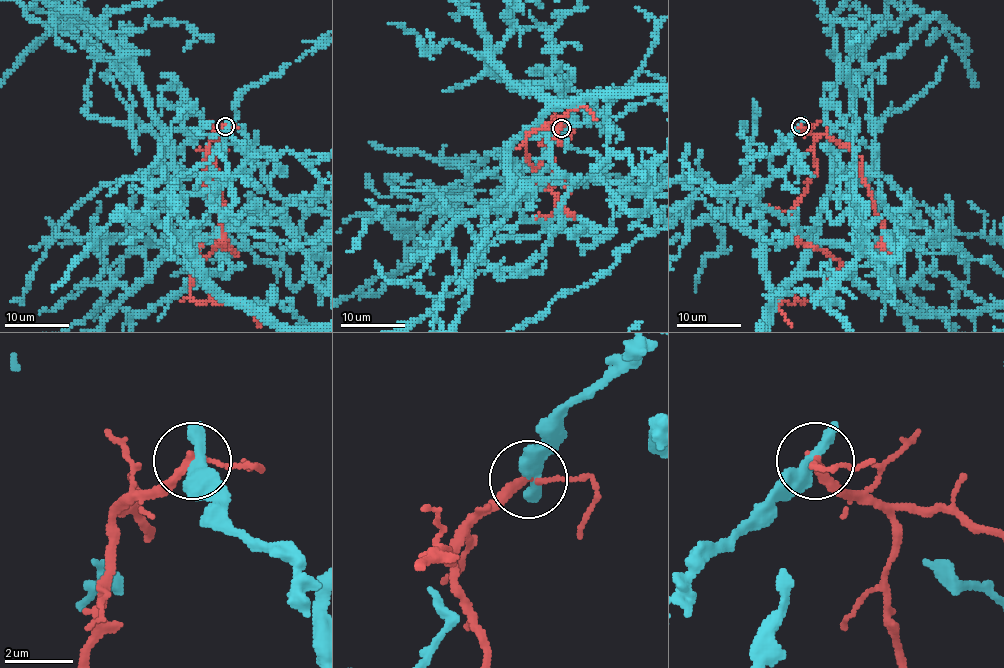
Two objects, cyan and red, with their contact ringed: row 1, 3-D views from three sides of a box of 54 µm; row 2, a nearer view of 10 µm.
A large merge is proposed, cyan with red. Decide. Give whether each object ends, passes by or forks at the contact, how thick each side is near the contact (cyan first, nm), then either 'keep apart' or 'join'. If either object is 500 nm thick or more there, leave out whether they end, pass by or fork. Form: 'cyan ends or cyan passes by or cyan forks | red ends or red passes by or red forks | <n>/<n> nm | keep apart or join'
cyan passes by | red passes by | 400/220 nm | keep apart

